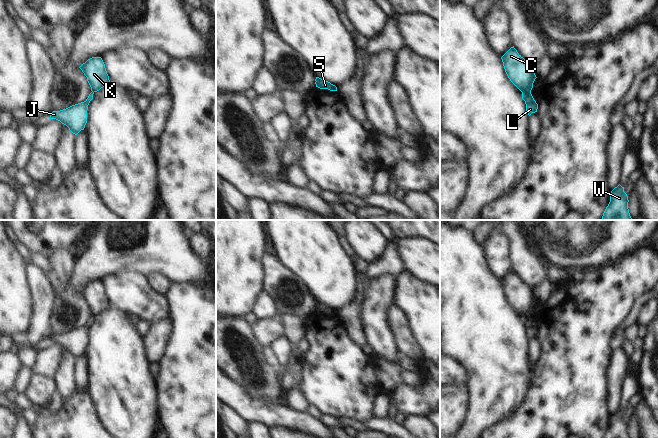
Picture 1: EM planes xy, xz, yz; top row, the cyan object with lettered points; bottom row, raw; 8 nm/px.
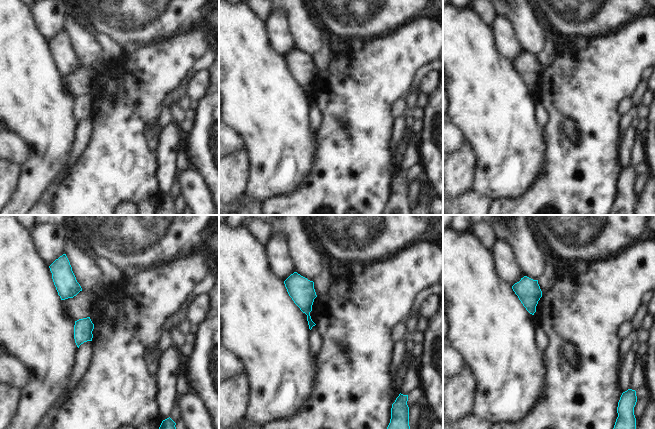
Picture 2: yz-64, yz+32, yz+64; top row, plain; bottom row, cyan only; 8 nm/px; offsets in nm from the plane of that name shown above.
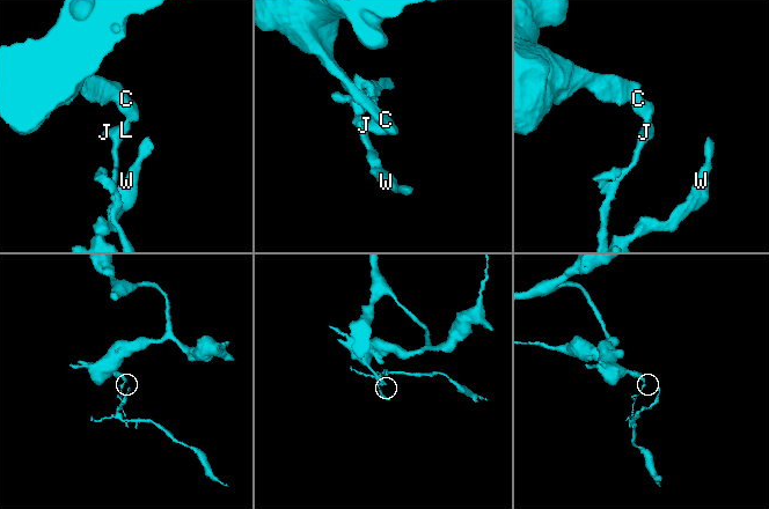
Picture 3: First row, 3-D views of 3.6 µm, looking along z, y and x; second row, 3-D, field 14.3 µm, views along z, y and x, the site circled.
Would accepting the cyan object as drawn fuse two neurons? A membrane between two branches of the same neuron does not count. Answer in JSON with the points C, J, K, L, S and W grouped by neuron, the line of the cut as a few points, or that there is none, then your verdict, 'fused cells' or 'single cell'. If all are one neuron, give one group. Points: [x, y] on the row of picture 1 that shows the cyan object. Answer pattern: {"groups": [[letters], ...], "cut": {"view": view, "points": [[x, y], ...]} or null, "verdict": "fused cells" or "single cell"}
{"groups": [["C", "K", "S"], ["J", "L", "W"]], "cut": {"view": "yz", "points": [[522, 91], [530, 93]]}, "verdict": "fused cells"}

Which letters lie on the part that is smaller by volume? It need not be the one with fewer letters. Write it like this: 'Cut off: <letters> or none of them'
Cut off: J, L, W

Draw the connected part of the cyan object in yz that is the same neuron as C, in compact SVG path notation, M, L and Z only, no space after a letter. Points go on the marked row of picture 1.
M514 46L511 47L501 59L510 81L521 92L531 93L533 83L537 78L533 65L521 56Z

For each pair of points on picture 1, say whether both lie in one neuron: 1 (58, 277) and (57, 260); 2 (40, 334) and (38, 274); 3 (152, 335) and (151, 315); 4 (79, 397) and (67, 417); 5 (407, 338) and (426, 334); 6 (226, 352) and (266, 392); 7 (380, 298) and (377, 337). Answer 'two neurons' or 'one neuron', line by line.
1: one neuron
2: one neuron
3: two neurons
4: one neuron
5: two neurons
6: one neuron
7: one neuron

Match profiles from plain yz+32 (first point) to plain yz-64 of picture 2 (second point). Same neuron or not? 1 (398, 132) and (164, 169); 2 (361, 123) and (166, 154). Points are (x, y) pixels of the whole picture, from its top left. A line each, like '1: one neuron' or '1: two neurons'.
1: one neuron
2: two neurons

